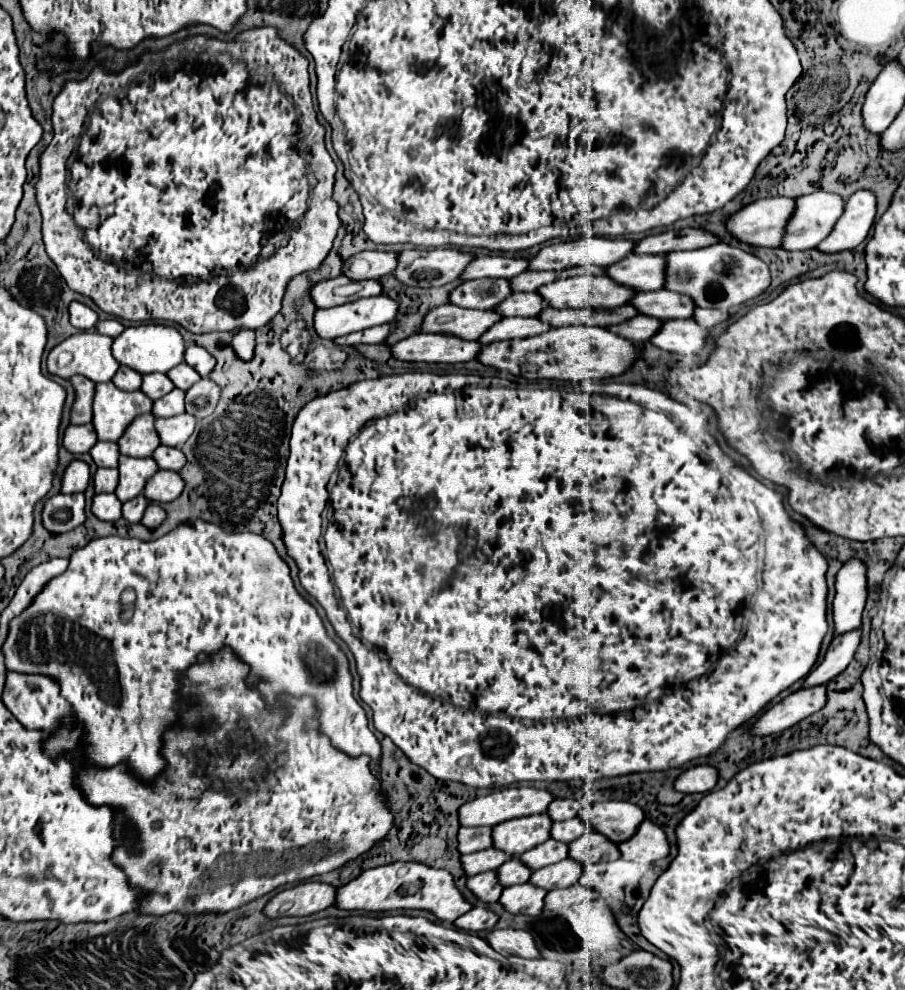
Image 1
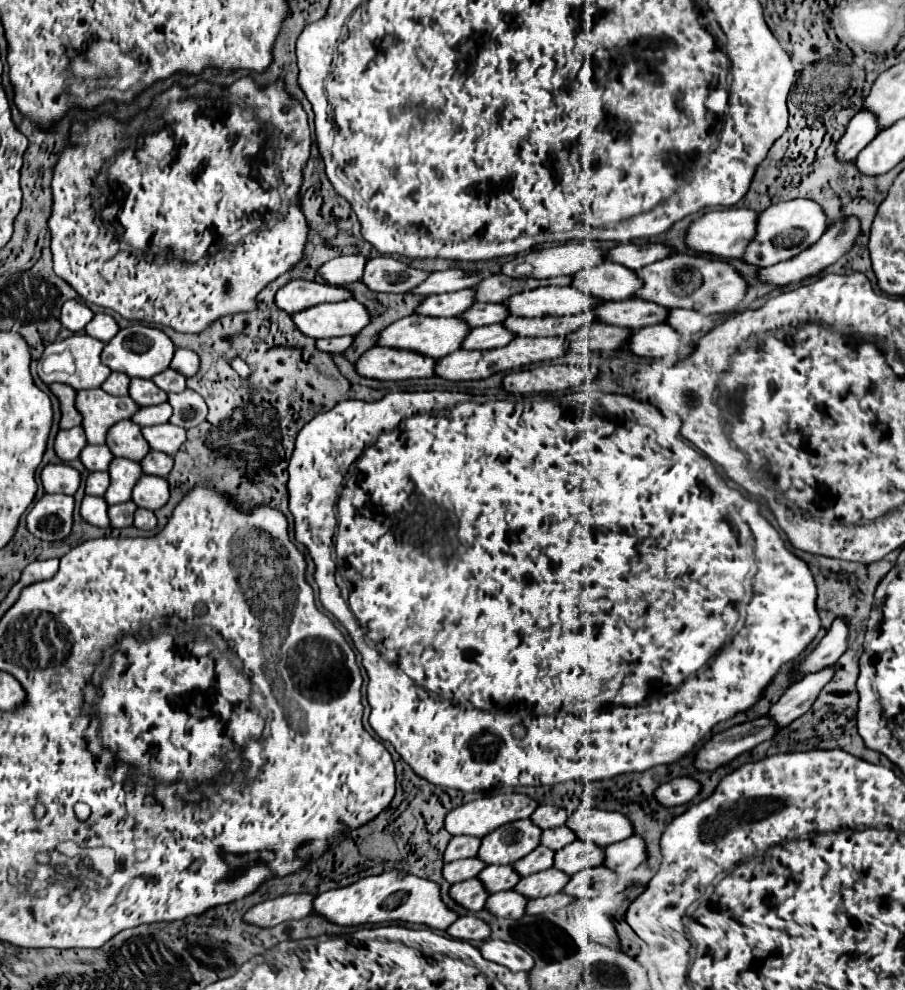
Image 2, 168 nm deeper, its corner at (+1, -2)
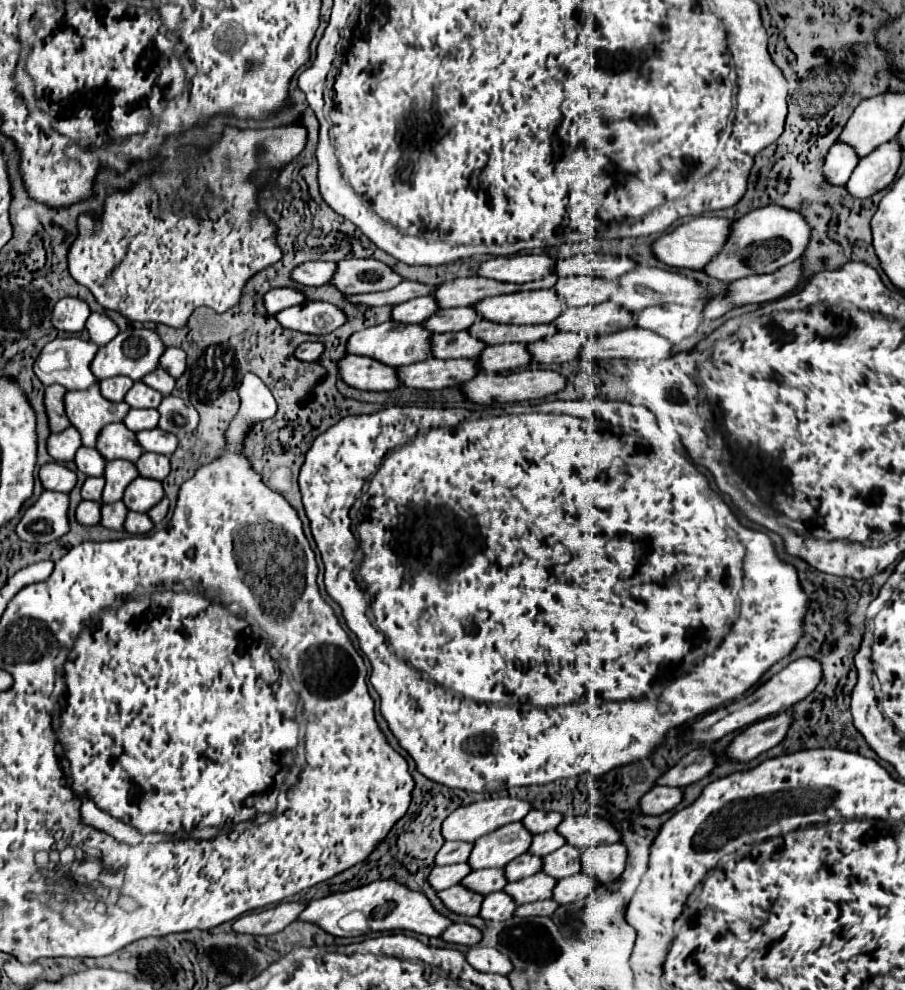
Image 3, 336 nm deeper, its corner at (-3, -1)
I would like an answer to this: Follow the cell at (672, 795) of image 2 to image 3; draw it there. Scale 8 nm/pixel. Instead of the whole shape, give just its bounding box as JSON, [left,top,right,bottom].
[640,786,682,816]

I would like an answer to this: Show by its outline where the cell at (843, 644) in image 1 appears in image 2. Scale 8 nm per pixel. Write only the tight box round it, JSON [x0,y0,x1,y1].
[770,665,834,727]

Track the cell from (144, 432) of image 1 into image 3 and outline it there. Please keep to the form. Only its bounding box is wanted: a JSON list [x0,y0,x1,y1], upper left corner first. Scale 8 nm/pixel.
[96,422,142,462]

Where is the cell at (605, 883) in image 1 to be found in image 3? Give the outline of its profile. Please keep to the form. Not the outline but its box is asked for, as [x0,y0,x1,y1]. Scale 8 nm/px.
[552,872,596,904]

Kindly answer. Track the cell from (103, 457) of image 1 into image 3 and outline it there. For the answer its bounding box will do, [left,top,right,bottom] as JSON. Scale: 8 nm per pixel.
[76,448,106,476]

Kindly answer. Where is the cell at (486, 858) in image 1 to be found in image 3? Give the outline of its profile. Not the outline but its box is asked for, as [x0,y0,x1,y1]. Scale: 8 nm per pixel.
[428,864,470,892]

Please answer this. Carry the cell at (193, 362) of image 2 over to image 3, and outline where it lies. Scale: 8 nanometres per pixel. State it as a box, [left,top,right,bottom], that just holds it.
[158,348,186,378]

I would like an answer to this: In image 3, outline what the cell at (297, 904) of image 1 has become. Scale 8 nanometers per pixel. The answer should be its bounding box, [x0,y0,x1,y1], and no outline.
[232,902,304,936]

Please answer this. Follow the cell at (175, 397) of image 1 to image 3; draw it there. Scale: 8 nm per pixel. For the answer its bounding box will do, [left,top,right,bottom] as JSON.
[122,408,158,432]

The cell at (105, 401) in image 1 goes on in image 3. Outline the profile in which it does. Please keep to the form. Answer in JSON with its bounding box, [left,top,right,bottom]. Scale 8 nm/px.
[64,384,130,446]

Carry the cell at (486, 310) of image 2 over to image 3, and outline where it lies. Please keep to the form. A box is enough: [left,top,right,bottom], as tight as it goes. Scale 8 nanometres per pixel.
[422,308,480,334]

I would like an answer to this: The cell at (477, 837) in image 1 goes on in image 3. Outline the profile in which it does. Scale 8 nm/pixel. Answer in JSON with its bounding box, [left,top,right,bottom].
[434,842,472,866]

